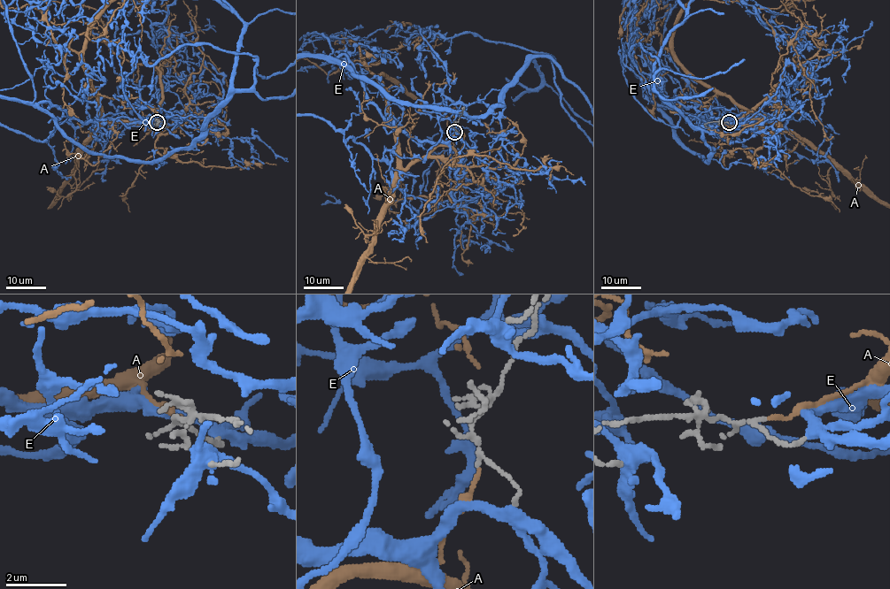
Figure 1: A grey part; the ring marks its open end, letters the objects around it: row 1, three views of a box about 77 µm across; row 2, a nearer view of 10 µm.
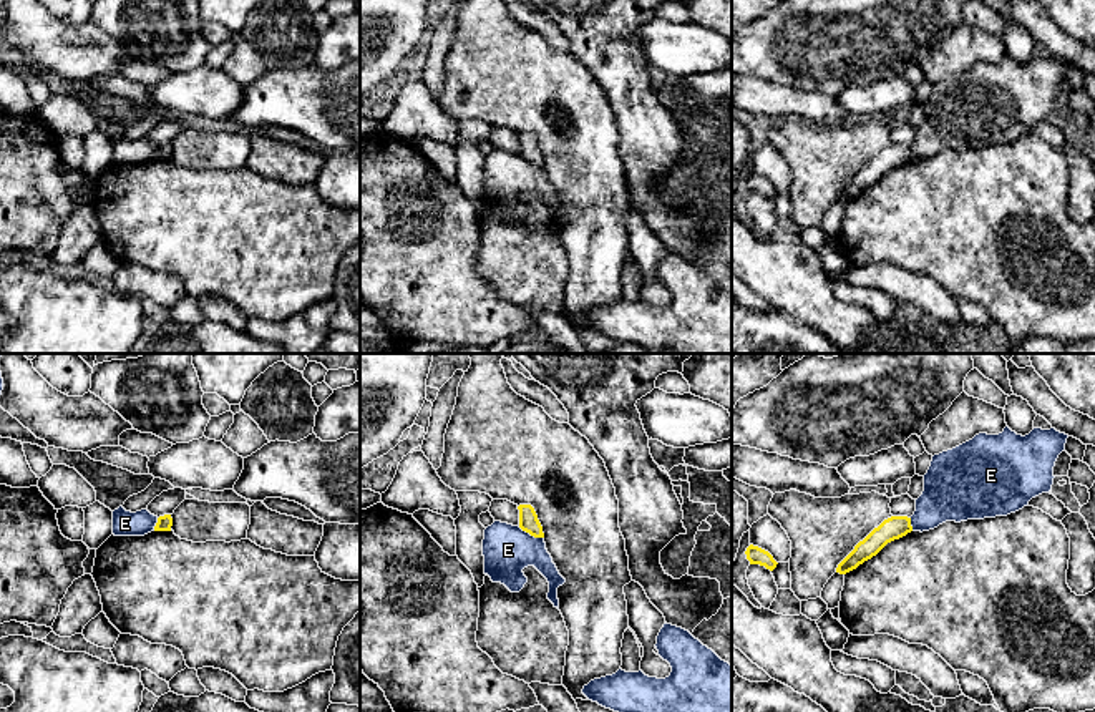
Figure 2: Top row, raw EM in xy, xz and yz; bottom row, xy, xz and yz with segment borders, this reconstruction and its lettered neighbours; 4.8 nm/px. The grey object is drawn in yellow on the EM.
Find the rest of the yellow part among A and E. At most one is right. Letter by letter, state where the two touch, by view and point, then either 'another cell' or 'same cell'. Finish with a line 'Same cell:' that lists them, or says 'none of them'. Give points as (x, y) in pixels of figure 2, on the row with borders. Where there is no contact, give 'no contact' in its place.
A: no contact; same cell
E: meets yellow in xz at (531, 535); another cell
Same cell: A

